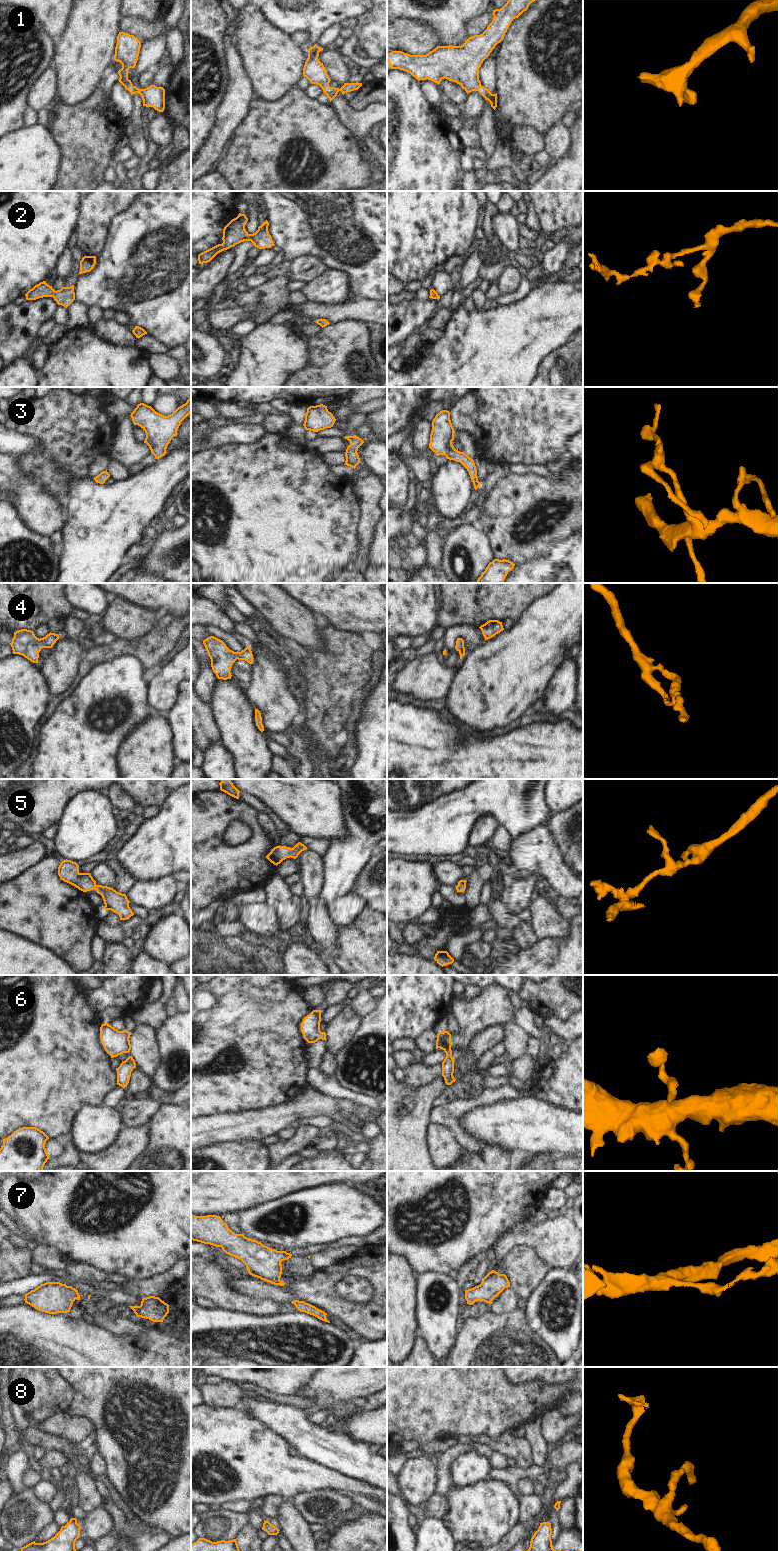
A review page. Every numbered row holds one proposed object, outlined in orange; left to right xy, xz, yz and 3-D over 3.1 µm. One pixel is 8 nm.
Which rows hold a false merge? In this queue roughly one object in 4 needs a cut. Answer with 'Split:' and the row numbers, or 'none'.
Split: none

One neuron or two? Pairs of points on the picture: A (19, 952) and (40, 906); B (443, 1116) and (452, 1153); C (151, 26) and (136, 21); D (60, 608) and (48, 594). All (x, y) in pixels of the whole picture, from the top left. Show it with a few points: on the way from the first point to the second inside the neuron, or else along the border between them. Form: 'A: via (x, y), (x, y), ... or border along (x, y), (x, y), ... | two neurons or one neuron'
A: border along (10, 931), (47, 947) | two neurons
B: border along (431, 1122), (444, 1125), (461, 1145) | two neurons
C: via (147, 26), (140, 25) | one neuron
D: via (57, 605), (50, 597) | one neuron

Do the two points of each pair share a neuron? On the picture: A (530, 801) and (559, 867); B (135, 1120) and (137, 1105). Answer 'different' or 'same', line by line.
A: different
B: same

